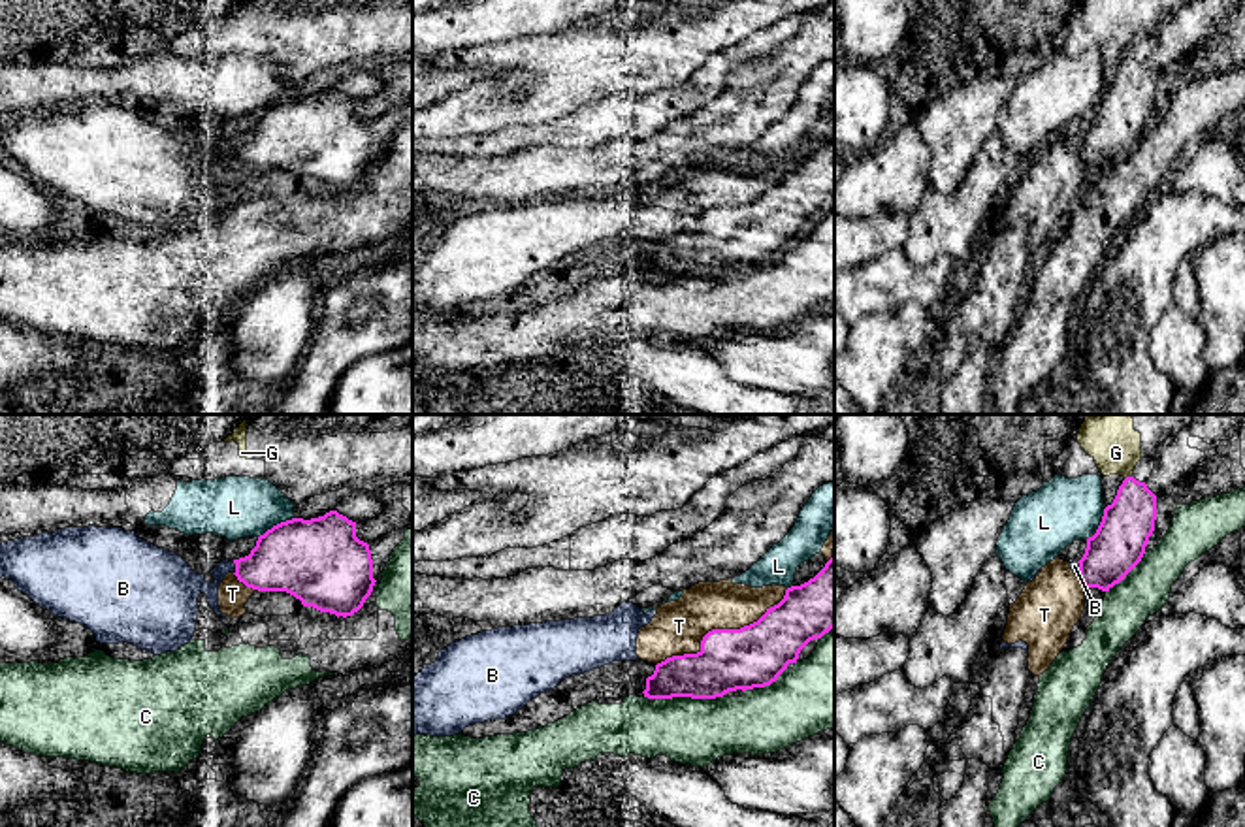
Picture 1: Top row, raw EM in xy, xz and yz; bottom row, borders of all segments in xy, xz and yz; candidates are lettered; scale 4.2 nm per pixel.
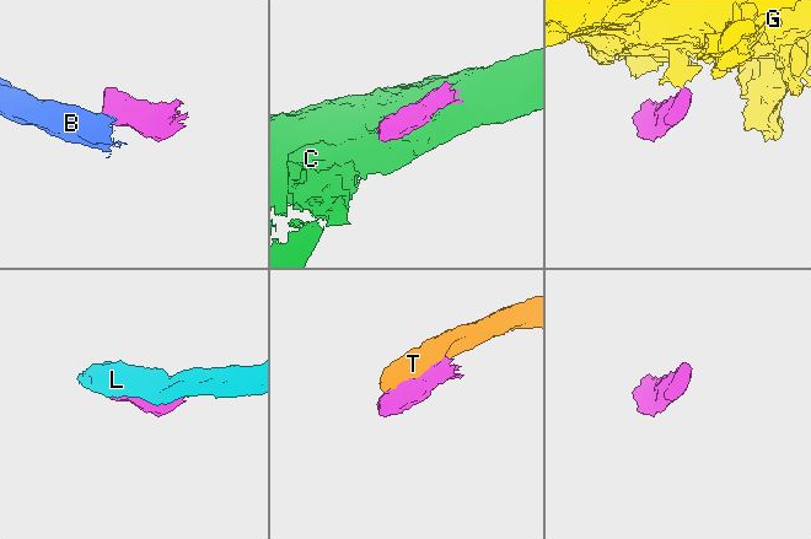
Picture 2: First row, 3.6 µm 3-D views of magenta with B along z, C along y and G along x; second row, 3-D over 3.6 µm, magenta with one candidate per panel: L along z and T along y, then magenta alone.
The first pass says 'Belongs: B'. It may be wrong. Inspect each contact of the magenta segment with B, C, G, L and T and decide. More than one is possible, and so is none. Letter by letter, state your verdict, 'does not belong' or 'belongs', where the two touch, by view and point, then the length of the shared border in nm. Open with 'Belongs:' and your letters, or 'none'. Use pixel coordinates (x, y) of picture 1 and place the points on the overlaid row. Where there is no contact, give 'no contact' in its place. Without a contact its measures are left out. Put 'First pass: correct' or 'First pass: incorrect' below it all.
Belongs: none
B: does not belong | xy (236, 567) | 60 nm
C: does not belong | xz (690, 696) | 300 nm
G: does not belong | yz (1127, 477) | 40 nm
L: does not belong | xy (277, 524) | 180 nm
T: does not belong | xz (720, 630) | 650 nm
First pass: incorrect

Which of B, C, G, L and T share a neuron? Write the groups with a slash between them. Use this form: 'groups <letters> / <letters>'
groups B T / C / G / L

